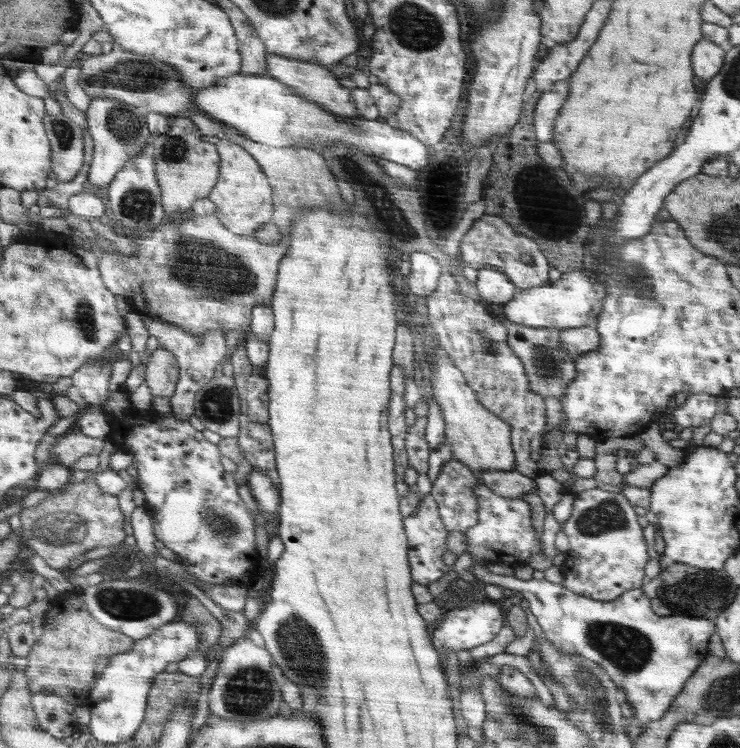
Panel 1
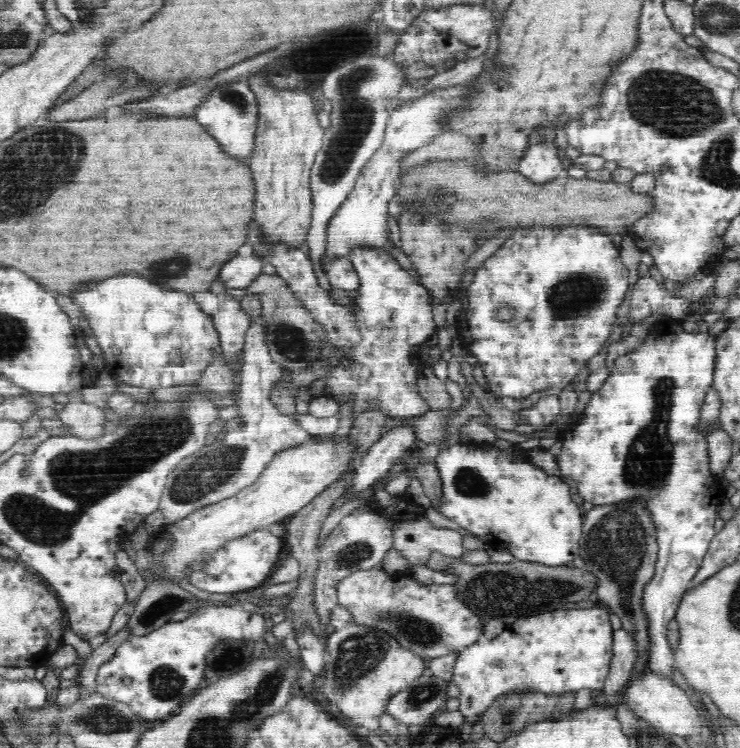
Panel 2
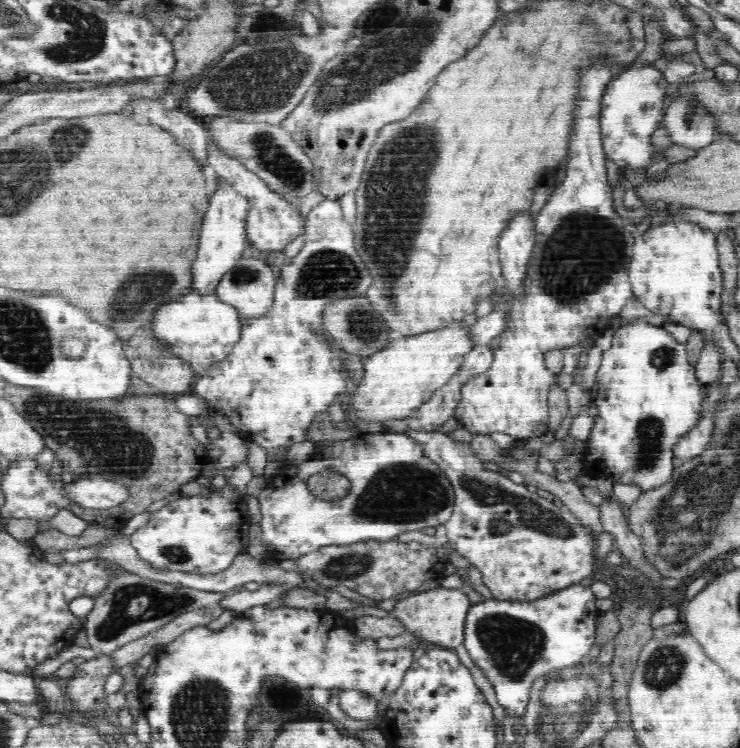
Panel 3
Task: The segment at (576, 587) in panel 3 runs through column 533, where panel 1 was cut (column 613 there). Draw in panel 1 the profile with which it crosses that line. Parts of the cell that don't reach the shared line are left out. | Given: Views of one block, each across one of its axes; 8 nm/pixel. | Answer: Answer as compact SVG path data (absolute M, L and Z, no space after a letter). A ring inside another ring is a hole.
M486 563L472 566L469 572L484 585L497 584L521 592L524 600L530 602L530 612L536 616L544 636L560 656L584 656L596 662L610 676L614 686L624 692L626 703L632 706L642 730L667 714L672 698L676 699L700 663L712 654L709 640L715 632L713 619L676 612L656 618L642 588L624 592L619 599L607 602L582 596L544 578L521 580L494 574L486 568Z

